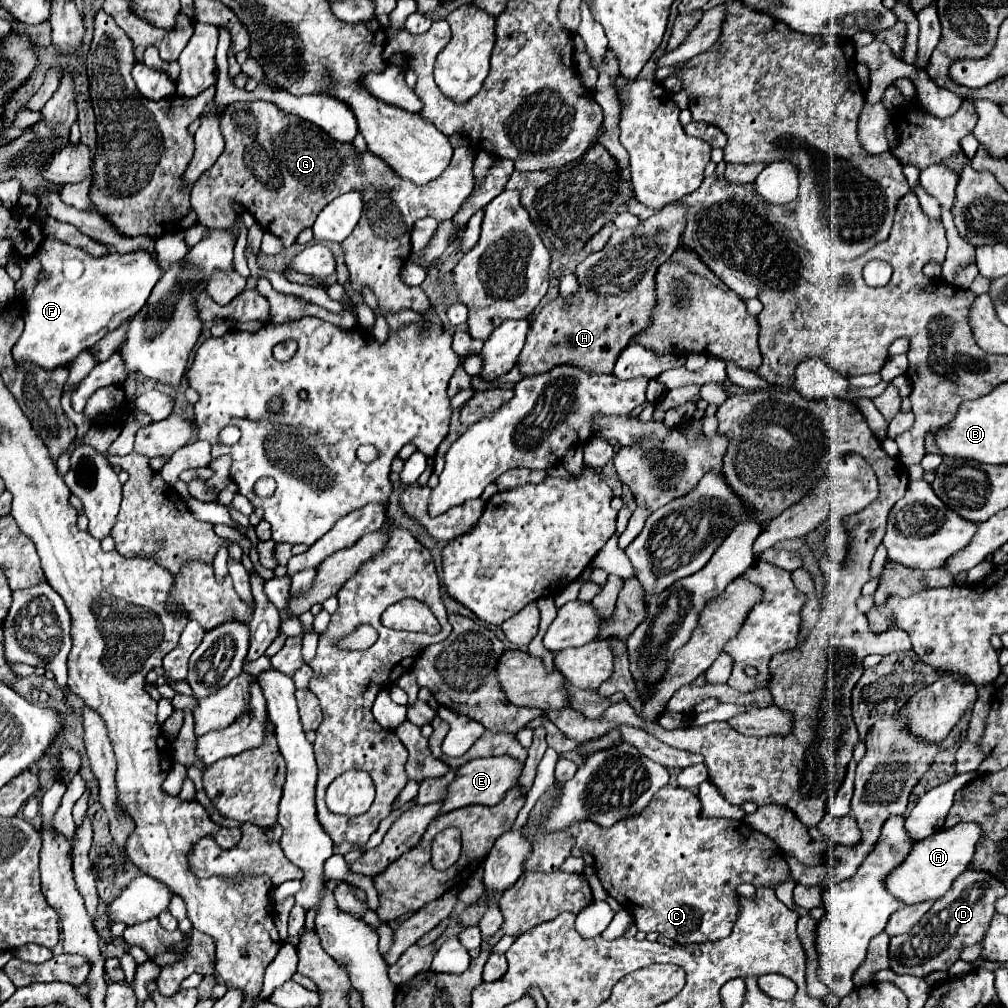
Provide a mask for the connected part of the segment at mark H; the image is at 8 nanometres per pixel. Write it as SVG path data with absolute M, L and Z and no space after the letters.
M672 203L670 207L664 207L662 211L656 211L650 219L642 221L634 229L618 229L612 233L604 249L588 255L576 269L578 281L582 281L582 291L578 291L578 299L574 299L574 307L564 309L558 299L548 303L532 323L526 345L518 357L518 369L522 377L532 377L550 371L550 367L556 367L558 363L578 363L578 367L586 367L590 371L612 371L614 361L618 353L630 343L630 339L646 329L650 311L654 307L654 275L658 267L672 255L674 247L680 243L680 235L688 223L686 205Z

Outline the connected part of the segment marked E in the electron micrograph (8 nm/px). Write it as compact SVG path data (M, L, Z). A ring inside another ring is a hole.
M502 755L502 757L486 757L486 759L472 759L466 765L462 765L456 773L454 783L450 785L450 791L444 799L444 807L442 813L458 809L458 807L466 807L466 805L498 805L504 795L518 785L518 779L522 775L524 763L510 757L510 755Z

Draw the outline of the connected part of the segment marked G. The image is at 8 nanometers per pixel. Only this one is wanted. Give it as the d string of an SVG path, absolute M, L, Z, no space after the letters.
M268 101L228 105L220 119L220 131L226 141L226 149L220 155L220 159L198 179L198 183L190 191L190 205L192 205L192 211L198 215L198 223L212 229L228 227L228 205L236 201L256 219L256 223L262 229L276 235L284 243L284 247L290 247L294 239L298 237L298 233L312 225L312 221L316 219L316 215L322 211L326 203L330 203L338 195L358 191L362 193L362 203L364 203L362 217L356 223L354 231L342 241L344 263L350 273L352 289L360 295L364 293L364 289L370 289L376 295L378 311L382 317L386 317L388 313L402 311L402 309L412 309L422 315L428 315L430 301L424 295L424 291L404 285L398 273L410 255L412 225L422 217L434 217L438 221L454 217L462 201L470 195L472 185L474 185L474 177L472 177L474 151L468 145L454 149L450 167L447 167L438 179L418 187L398 177L390 169L390 165L378 155L370 151L360 153L354 147L354 143L340 143L332 139L326 131L322 131L318 125L306 119L300 119L296 115L290 115Z

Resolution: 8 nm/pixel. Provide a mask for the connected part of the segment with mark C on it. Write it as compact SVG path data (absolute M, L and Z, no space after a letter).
M670 785L654 797L650 811L622 819L608 829L598 827L596 823L578 823L578 827L570 827L570 831L558 831L558 835L534 839L534 851L526 861L526 871L558 871L570 857L572 849L588 851L594 857L594 869L602 887L622 903L624 909L632 909L638 931L656 931L676 943L718 941L730 935L738 919L738 885L750 883L754 887L776 889L790 879L790 867L780 847L768 835L750 829L744 821L704 817L700 801L690 789L674 789Z

